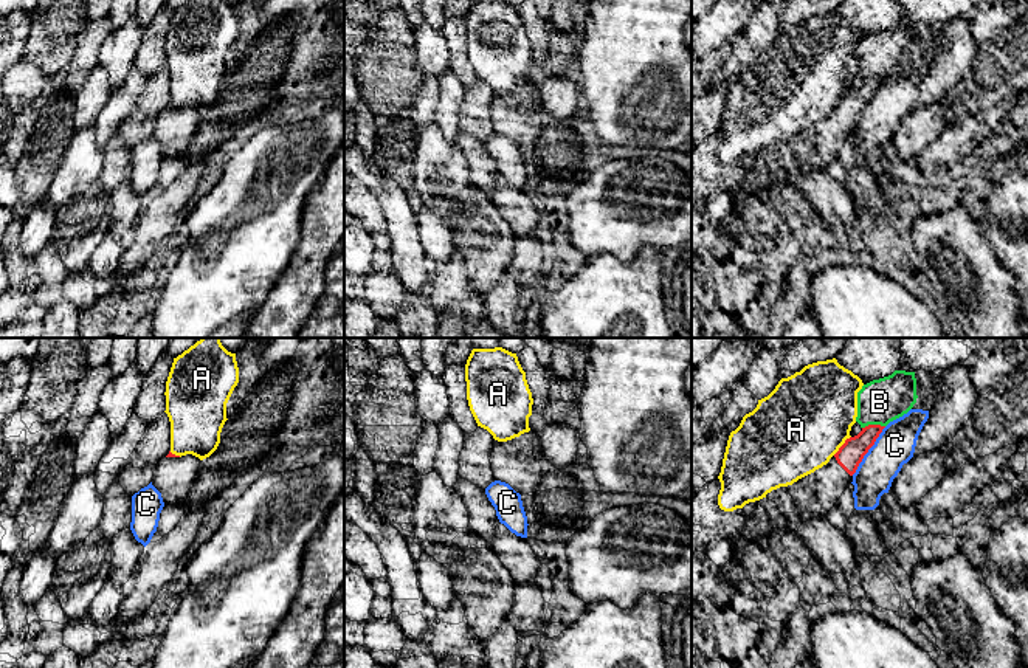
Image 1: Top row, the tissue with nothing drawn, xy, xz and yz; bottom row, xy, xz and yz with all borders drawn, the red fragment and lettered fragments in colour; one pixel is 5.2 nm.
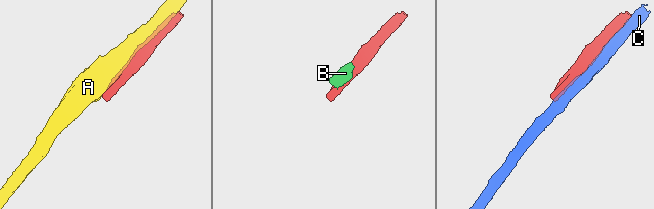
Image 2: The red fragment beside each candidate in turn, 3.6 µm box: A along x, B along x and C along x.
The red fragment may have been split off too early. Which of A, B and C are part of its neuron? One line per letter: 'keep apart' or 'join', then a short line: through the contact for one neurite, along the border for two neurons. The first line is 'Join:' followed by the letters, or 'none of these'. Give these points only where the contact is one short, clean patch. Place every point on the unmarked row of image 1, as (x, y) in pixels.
Join: none of these
A: keep apart
B: keep apart | yz (884, 78), (865, 78), (862, 81)
C: keep apart

